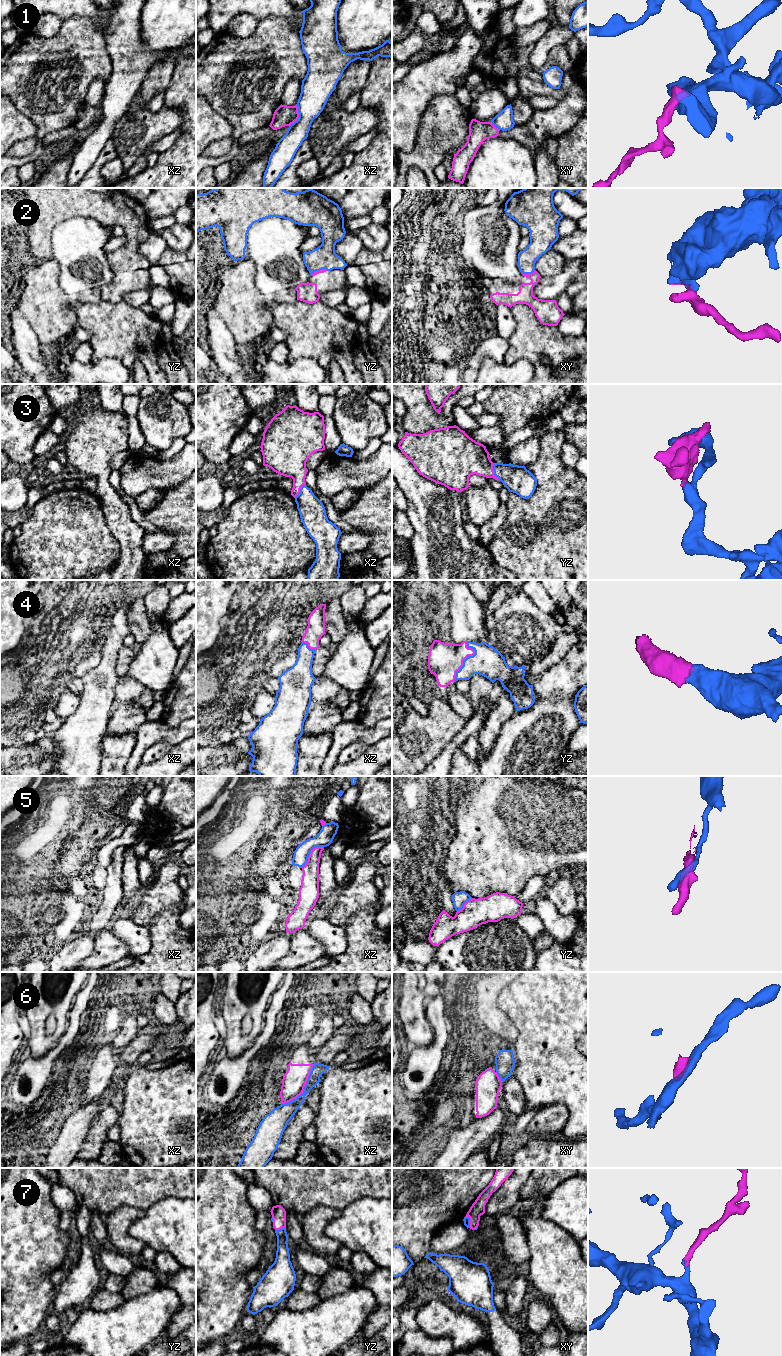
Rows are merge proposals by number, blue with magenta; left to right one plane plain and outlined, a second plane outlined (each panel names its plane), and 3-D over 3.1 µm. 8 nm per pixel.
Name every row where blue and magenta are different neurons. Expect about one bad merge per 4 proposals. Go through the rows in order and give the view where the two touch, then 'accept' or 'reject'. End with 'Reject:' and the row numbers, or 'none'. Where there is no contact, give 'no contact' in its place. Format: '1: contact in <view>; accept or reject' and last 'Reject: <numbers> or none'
1: contact in xz; reject
2: contact in xy; accept
3: contact in yz; accept
4: contact in yz; accept
5: contact in xz; reject
6: contact in xz; reject
7: contact in xy; accept
Reject: 1, 5, 6

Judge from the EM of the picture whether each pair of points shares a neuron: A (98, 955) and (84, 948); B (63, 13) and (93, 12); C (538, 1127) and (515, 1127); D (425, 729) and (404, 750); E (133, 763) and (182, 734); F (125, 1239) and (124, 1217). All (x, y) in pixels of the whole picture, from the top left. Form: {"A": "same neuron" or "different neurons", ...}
{"A": "different neurons", "B": "same neuron", "C": "different neurons", "D": "same neuron", "E": "same neuron", "F": "same neuron"}

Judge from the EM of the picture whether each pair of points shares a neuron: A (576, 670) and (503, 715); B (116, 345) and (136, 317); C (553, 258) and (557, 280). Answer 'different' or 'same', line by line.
A: different
B: same
C: different

